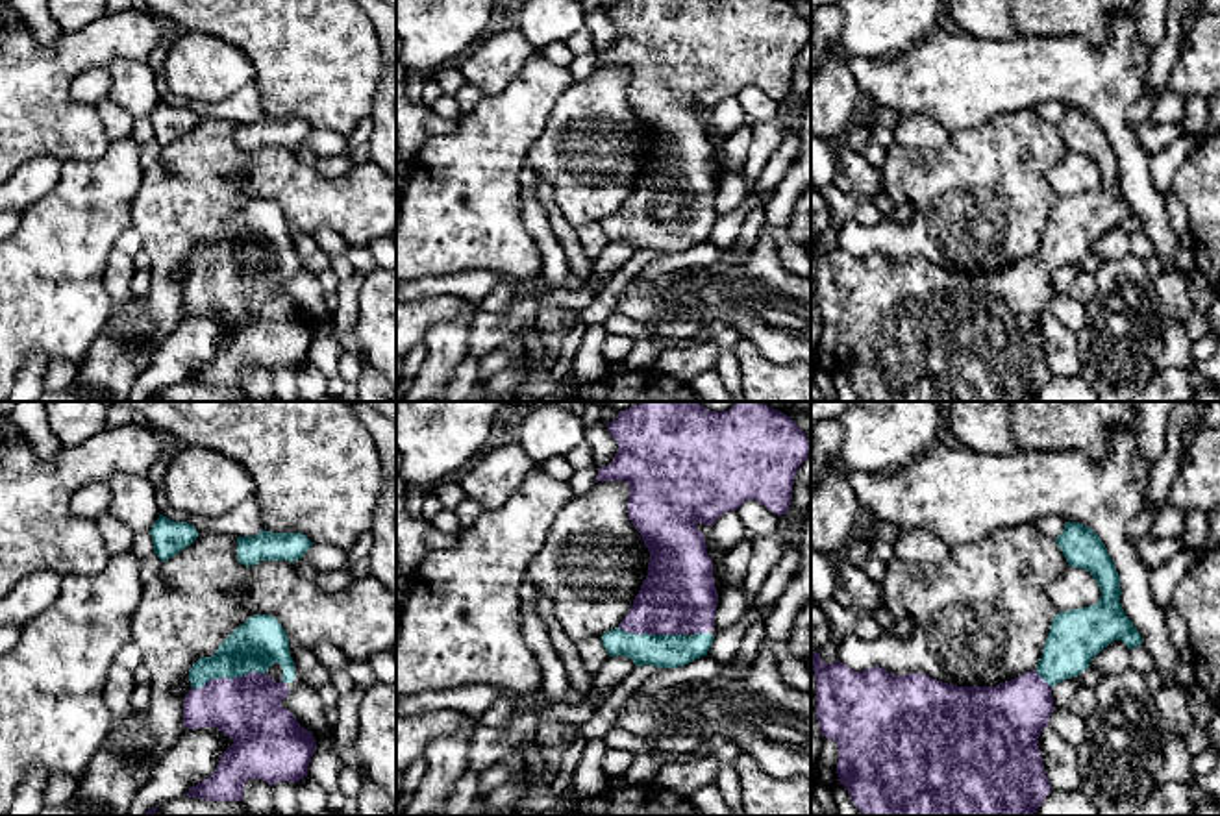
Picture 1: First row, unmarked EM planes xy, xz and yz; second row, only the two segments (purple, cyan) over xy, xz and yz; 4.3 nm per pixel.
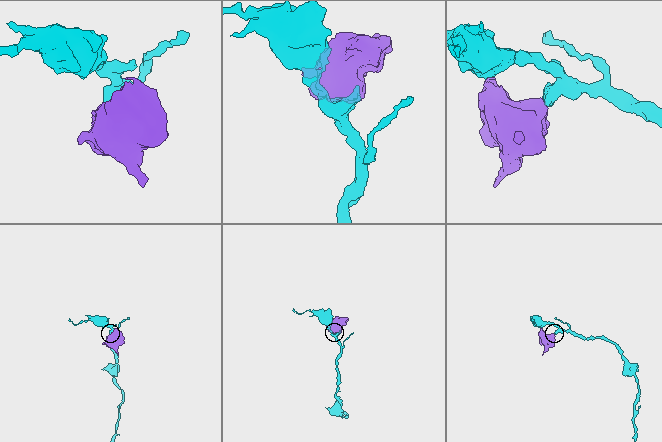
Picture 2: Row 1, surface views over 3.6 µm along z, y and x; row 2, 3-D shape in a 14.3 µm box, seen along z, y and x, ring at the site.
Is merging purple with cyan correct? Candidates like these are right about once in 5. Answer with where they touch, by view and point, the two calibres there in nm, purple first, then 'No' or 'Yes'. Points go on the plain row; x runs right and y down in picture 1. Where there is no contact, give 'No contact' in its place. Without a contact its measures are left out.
Touches purple at xy (226, 263). Thickness 280 nm (purple) against 220 nm. Yes

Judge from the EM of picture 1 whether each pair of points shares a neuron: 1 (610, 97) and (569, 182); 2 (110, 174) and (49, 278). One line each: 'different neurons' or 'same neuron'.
1: same neuron
2: same neuron

